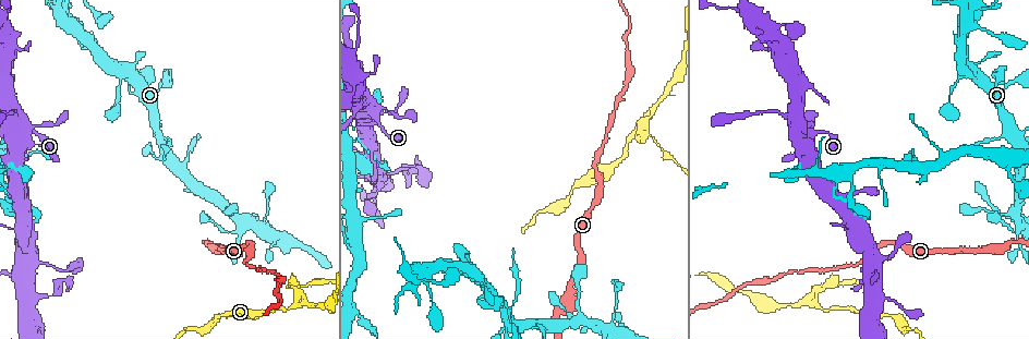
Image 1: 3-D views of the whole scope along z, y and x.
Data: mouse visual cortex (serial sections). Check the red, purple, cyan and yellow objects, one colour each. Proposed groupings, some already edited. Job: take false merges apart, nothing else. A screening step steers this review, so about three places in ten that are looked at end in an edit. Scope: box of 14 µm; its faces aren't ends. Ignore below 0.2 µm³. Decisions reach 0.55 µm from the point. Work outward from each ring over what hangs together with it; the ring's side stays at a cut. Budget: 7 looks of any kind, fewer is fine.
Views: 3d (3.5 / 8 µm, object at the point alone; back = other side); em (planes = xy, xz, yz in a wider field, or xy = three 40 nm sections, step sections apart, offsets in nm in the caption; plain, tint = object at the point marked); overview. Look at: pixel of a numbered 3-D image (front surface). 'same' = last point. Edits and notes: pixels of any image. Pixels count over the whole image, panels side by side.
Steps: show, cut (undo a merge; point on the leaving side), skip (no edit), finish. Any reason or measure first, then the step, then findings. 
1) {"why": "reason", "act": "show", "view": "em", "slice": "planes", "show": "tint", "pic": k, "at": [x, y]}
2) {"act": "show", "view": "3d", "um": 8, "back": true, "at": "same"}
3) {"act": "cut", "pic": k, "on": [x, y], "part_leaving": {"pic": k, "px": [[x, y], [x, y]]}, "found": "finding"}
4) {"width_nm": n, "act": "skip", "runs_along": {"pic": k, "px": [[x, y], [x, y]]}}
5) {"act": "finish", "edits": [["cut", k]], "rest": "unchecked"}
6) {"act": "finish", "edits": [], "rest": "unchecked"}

{"why": "abrupt turn", "act": "show", "view": "3d", "um": 3.5, "pic": 1, "at": [297, 305]}

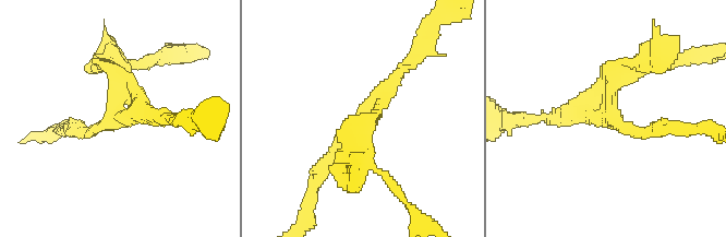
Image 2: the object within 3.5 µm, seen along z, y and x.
{"arms": 3, "arm_widths_nm": [200, 200, 250], "why": "shape alone is not enough", "act": "show", "view": "em", "slice": "xy", "step": 5, "show": "tint", "pic": 2, "at": [113, 118]}

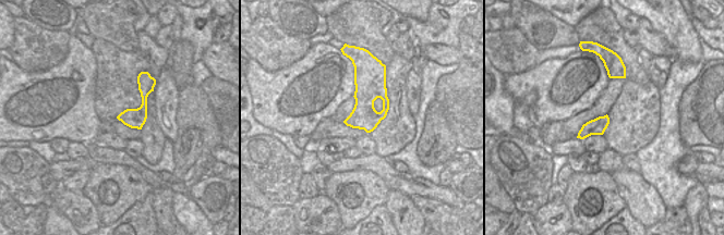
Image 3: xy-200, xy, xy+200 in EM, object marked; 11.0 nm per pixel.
{"width_nm": 280, "act": "skip", "runs_along": {"pic": 2, "px": [[318, 178], [402, 69]]}, "found": "continuous, no second cell"}

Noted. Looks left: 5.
{"why": "sharp bend", "act": "show", "view": "3d", "um": 3.5, "pic": 1, "at": [17, 230]}

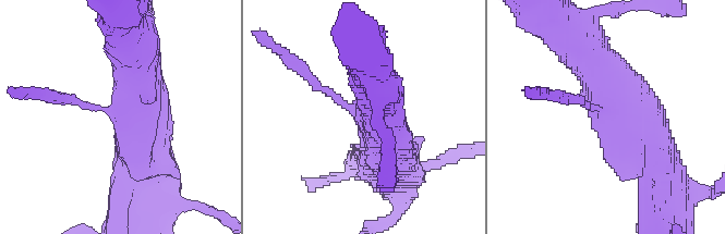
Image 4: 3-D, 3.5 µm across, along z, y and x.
{"arms": 3, "arm_widths_nm": [100, 600, 700], "why": "need the tissue", "act": "show", "view": "em", "slice": "planes", "show": "tint", "pic": 4, "at": [124, 109]}

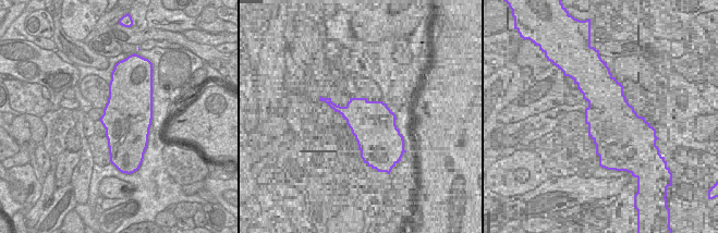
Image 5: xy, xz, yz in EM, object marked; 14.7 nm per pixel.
{"why": "another direction", "act": "show", "view": "em", "slice": "xy", "step": 1, "show": "tint", "at": "same"}

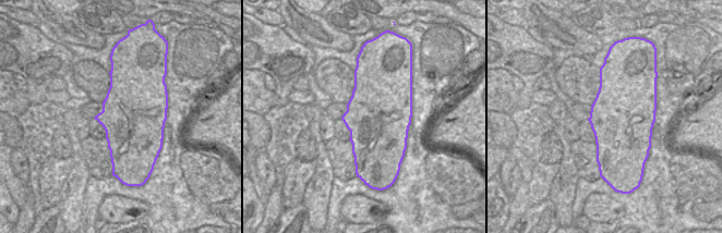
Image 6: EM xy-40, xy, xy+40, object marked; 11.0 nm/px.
{"act": "skip", "found": "continuous, no second cell"}

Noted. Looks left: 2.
{"act": "show", "view": "3d", "um": 3.5, "pic": 1, "at": [15, 114]}

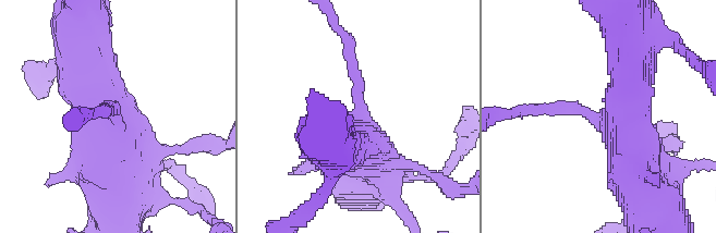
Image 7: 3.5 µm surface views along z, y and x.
{"act": "show", "view": "em", "slice": "xy", "step": 1, "show": "tint", "pic": 7, "at": [603, 118]}

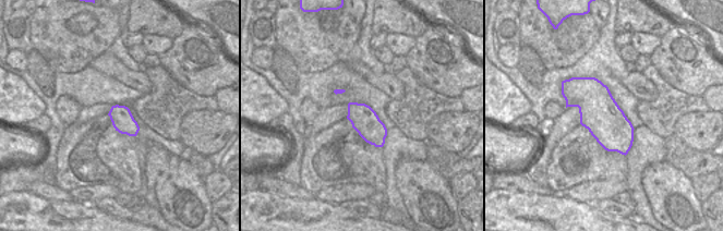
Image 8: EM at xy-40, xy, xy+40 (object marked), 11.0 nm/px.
{"act": "skip", "runs_along": {"pic": 7, "px": [[141, 173], [94, 103], [81, 53]]}, "found": "continuous, no second cell"}

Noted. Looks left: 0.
{"act": "finish", "edits": [], "rest": "unchecked"}

